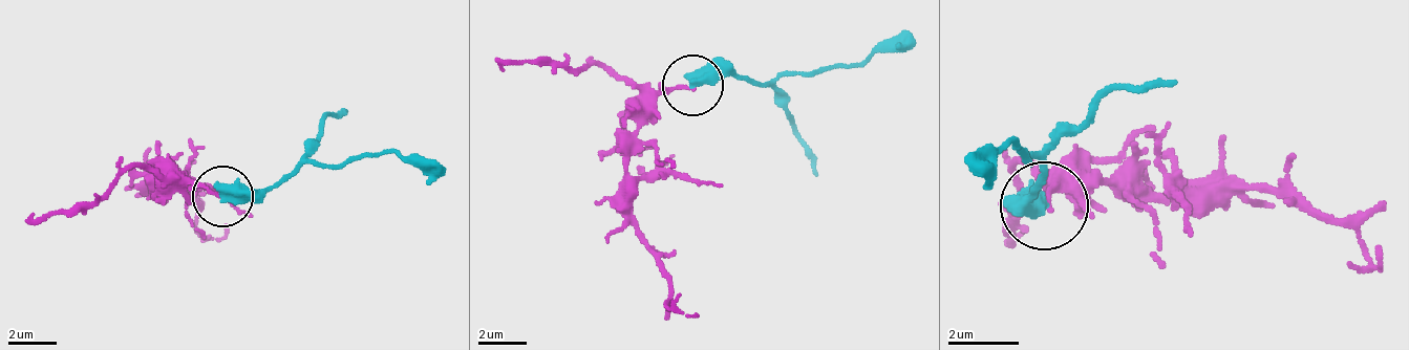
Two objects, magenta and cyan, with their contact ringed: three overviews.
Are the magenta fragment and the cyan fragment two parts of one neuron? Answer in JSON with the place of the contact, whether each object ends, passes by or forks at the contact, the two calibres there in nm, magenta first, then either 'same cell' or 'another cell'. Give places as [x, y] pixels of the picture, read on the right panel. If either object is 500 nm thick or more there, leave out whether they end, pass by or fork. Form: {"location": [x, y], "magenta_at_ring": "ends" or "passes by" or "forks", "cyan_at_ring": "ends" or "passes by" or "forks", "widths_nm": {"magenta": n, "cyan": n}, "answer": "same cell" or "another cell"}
{"location": [1044, 205], "widths_nm": {"magenta": 140, "cyan": 600}, "answer": "another cell"}

